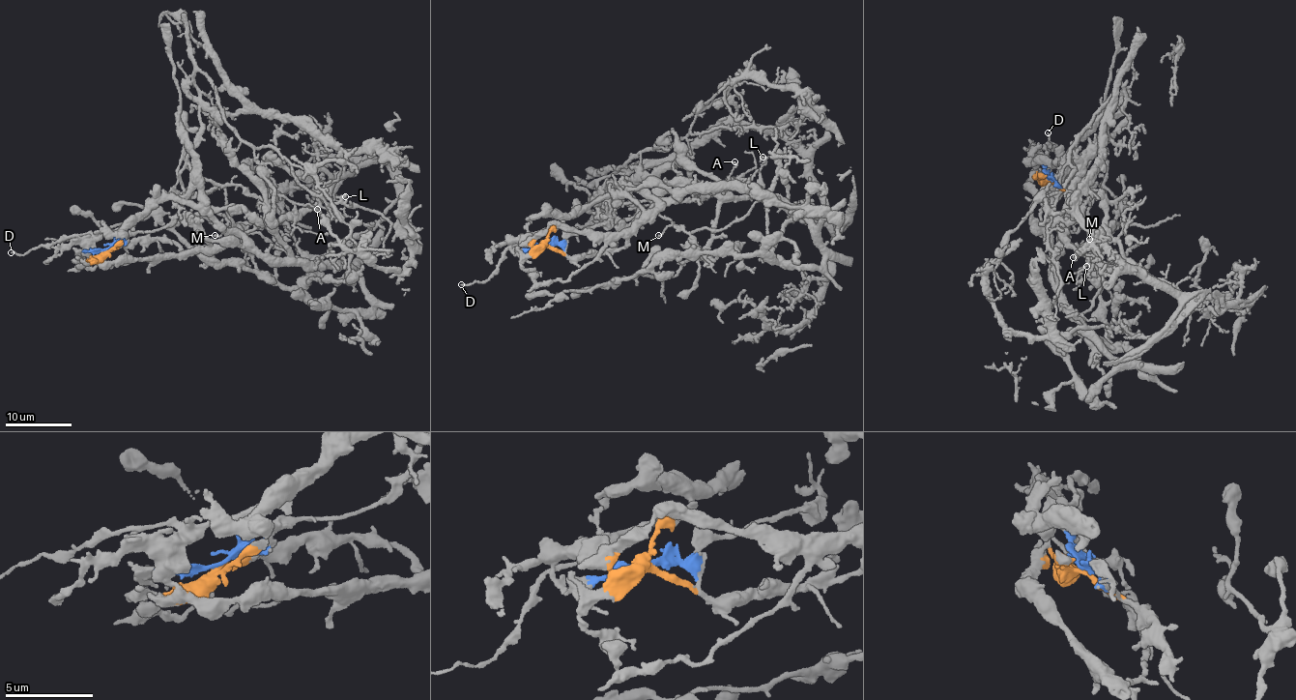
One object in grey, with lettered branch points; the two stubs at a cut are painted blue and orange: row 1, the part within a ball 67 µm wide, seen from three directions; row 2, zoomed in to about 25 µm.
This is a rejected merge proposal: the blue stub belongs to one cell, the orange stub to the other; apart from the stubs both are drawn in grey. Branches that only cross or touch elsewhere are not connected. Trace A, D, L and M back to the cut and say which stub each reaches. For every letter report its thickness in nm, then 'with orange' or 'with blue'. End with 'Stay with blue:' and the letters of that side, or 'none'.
A: 140 nm | with blue
D: 130 nm | with orange
L: 110 nm | with blue
M: 130 nm | with blue
Stay with blue: A, L, M

